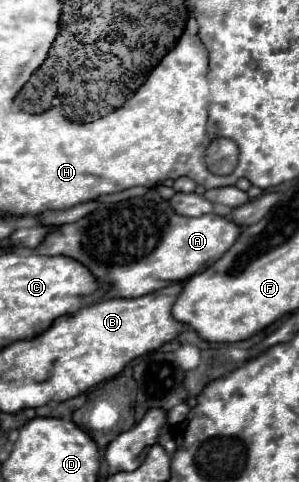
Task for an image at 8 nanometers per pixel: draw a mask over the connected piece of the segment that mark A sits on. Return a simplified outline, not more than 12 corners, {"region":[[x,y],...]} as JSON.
{"region":[[129,198],[53,228],[67,256],[139,298],[215,264],[241,228]]}

